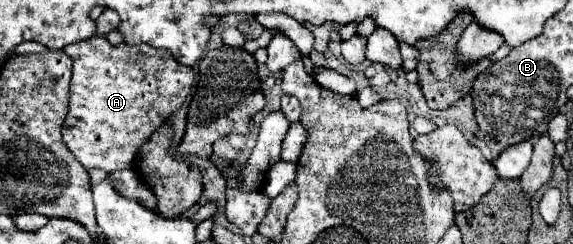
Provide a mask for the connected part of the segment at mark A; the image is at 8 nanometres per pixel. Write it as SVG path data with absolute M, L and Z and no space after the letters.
M93 35L85 41L67 45L63 51L73 59L71 99L63 125L63 141L87 171L103 169L105 173L111 173L115 169L131 167L141 145L149 141L149 137L183 105L195 79L195 71L191 67L177 63L169 51L155 49L151 45L111 45L107 39Z

